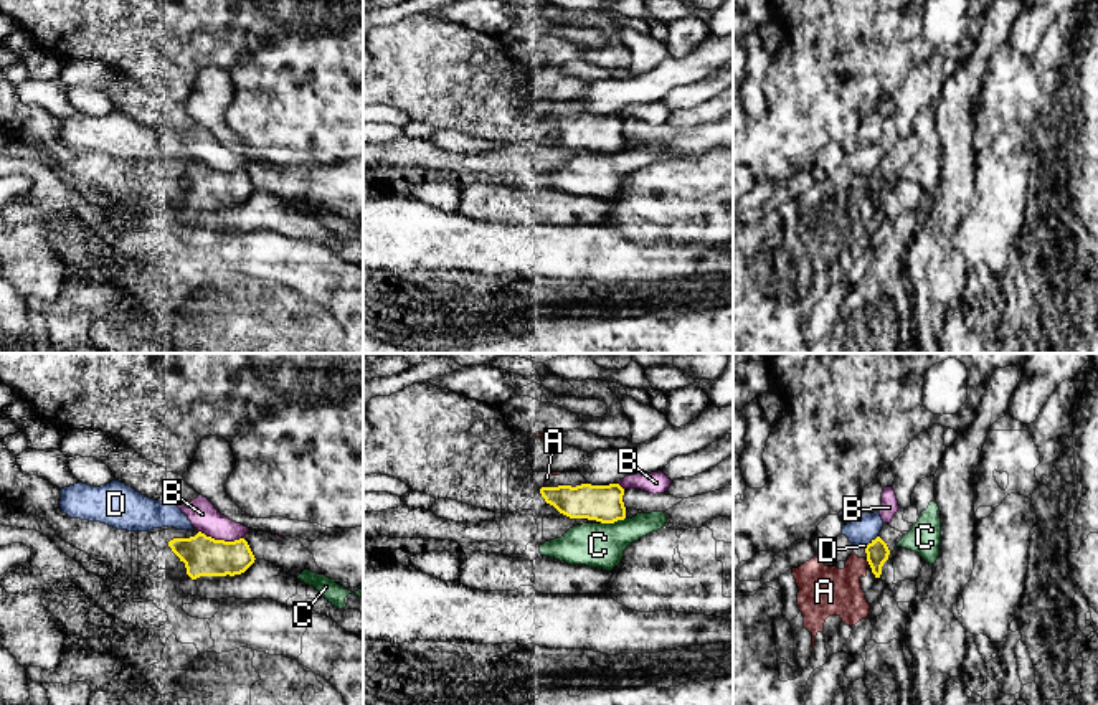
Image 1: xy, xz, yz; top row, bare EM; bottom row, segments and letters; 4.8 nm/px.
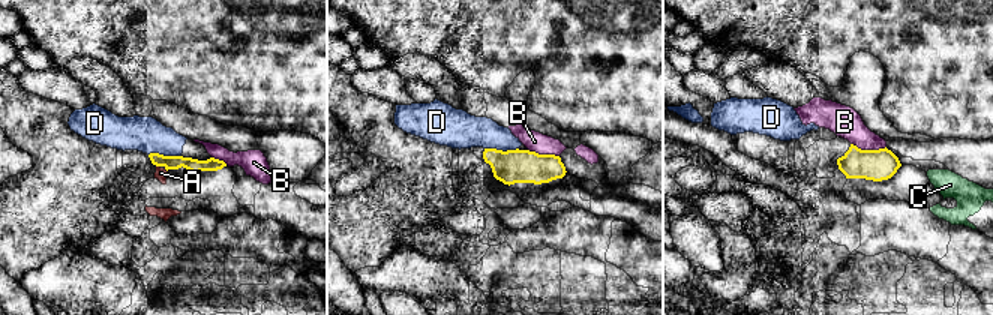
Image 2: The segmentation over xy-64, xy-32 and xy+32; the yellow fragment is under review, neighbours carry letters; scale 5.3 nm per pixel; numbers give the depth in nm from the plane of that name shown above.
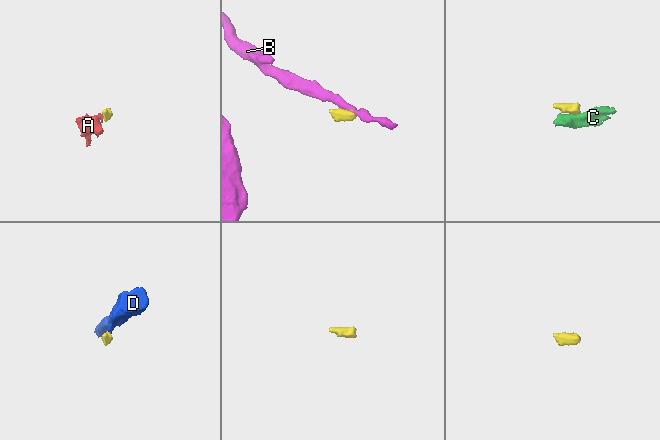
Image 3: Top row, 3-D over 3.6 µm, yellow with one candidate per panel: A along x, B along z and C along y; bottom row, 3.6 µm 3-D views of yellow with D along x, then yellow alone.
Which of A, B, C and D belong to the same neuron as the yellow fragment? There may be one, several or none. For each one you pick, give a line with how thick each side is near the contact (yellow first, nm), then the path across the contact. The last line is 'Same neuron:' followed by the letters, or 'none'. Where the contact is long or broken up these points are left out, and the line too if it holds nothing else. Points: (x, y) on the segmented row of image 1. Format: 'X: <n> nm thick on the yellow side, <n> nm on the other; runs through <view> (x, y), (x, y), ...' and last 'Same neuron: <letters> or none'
A: 110 nm thick on the yellow side, 240 nm on the other
Same neuron: A

